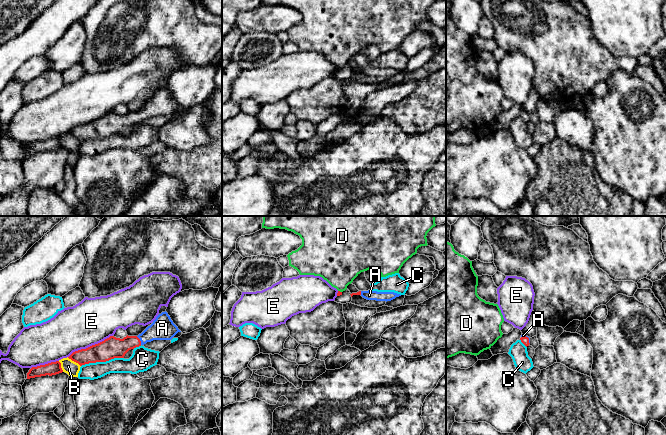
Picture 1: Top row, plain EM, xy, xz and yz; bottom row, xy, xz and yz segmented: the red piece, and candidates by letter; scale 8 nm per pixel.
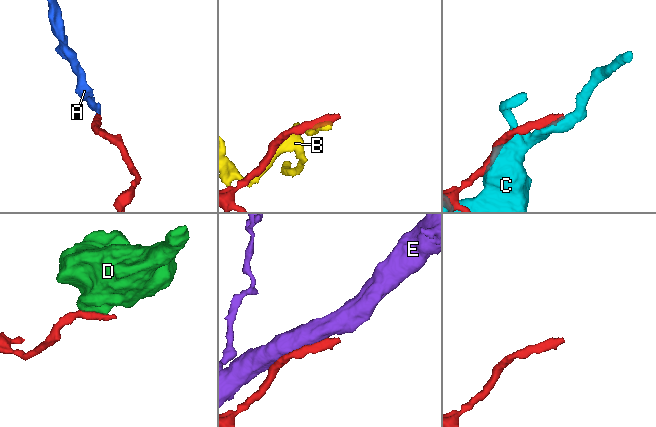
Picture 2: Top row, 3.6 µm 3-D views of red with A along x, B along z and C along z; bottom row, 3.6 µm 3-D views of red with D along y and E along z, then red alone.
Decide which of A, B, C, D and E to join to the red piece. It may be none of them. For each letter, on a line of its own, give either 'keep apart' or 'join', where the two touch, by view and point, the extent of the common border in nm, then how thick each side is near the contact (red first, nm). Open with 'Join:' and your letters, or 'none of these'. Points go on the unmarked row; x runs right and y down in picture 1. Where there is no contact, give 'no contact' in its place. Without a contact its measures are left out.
Join: A
A: join | xy (139, 116) | 80 nm | 170/190 nm
B: keep apart | xy (74, 137) | 130 nm | 160/120 nm
C: keep apart | xy (102, 137) | 360 nm | 170/130 nm
D: keep apart | xz (339, 67) | 40 nm | 40/380 nm
E: keep apart | xy (90, 122) | 400 nm | 170/360 nm

